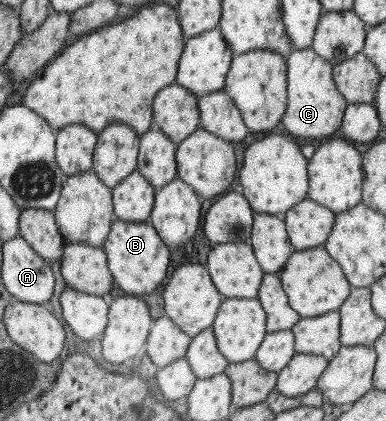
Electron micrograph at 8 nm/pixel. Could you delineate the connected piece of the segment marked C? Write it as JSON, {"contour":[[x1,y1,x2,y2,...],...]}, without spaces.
{"contour":[[311,47,292,51,287,57,289,62,290,102,283,116,283,126,291,136,297,138,325,138,340,130,346,112,347,102,339,93,334,81,334,64,325,61]]}

